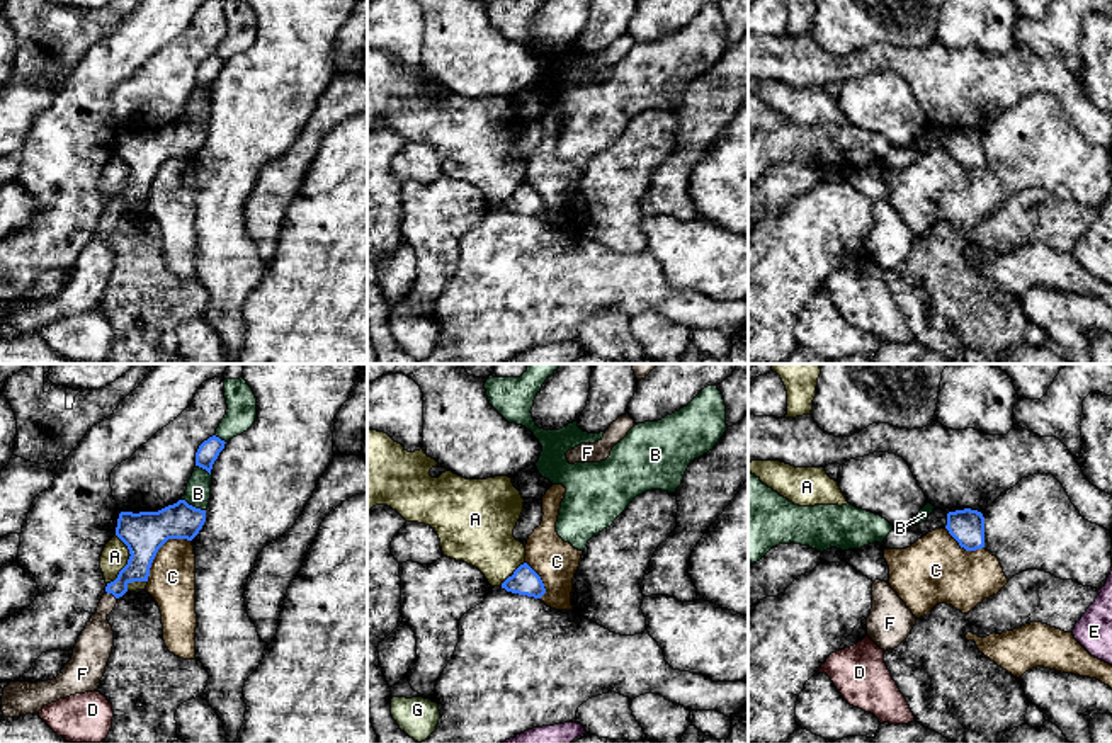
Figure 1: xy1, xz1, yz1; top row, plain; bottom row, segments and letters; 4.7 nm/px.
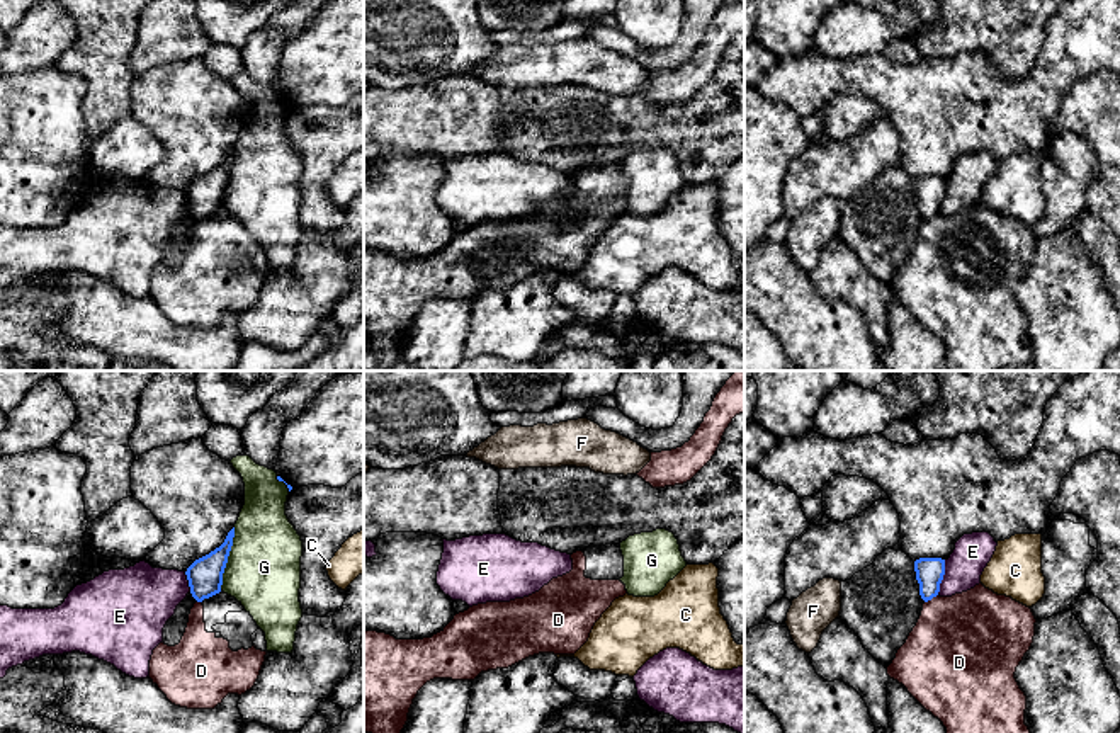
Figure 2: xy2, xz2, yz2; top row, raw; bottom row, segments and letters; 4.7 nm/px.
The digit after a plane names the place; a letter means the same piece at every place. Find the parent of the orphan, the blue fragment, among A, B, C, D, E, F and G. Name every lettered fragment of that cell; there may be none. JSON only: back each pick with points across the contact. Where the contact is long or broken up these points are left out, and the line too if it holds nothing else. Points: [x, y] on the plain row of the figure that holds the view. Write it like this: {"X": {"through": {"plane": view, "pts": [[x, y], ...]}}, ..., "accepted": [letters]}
{"F": {"through": {"plane": "xy1", "pts": [[141, 169], [140, 182], [111, 211], [99, 238], [96, 260]]}}, "accepted": ["F"]}

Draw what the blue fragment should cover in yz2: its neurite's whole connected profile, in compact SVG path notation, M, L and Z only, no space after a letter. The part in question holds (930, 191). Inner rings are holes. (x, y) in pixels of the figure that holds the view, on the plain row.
M919 177L914 180L916 199L919 202L919 214L925 221L931 219L940 211L940 202L945 194L945 179Z

